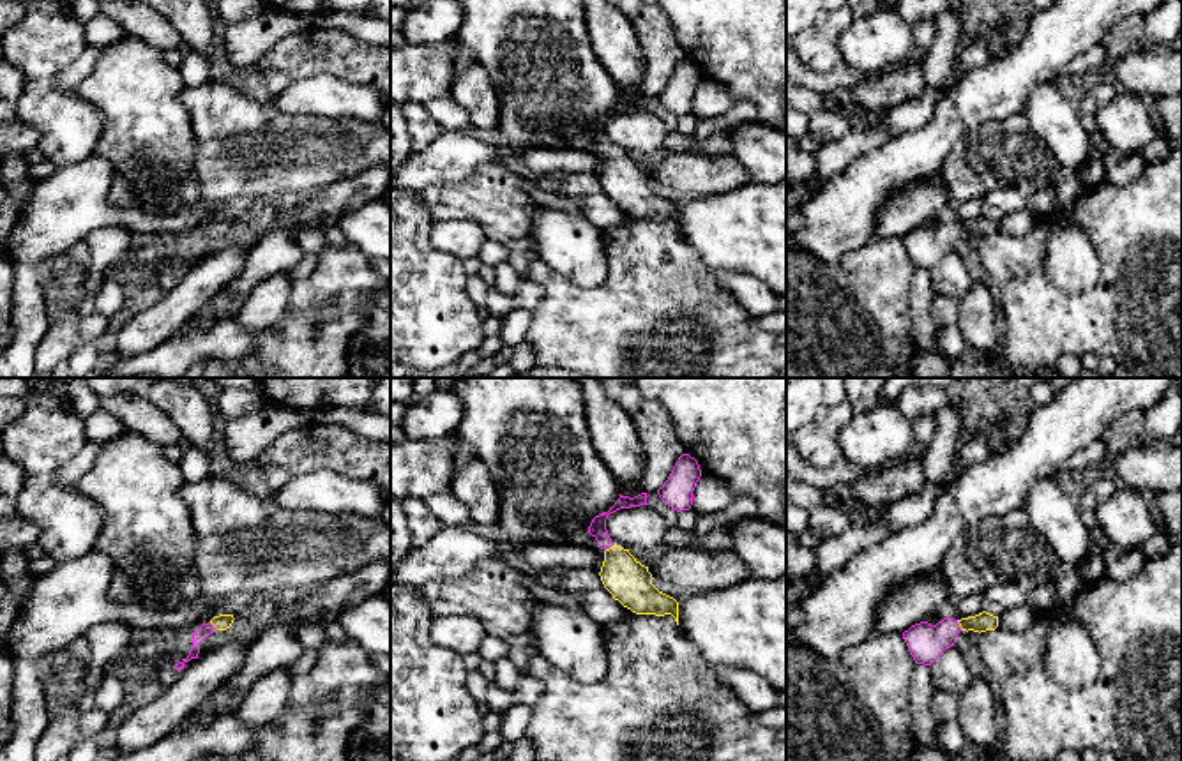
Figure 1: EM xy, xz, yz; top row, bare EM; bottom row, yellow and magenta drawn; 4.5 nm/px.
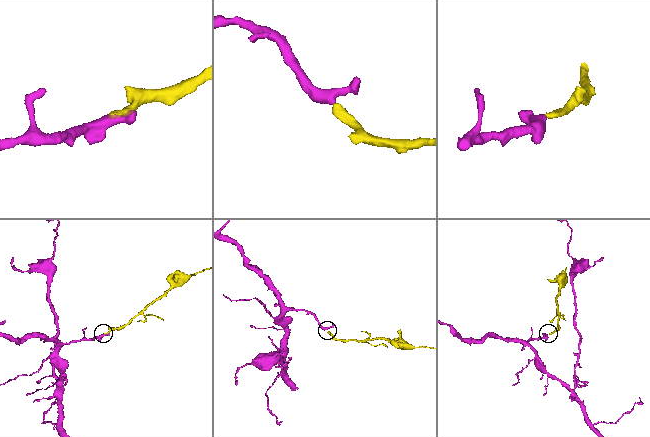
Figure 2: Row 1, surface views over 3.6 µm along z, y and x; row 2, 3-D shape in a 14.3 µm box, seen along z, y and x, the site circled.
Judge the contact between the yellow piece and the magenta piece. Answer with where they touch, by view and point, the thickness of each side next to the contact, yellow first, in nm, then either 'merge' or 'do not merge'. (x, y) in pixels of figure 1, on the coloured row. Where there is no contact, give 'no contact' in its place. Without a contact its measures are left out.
yz (960, 625) | 90/170 nm | merge

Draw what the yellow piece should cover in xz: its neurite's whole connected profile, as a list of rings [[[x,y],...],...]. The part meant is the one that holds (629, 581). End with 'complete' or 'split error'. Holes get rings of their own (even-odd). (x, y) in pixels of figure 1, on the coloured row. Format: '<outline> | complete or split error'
[[[641,493],[634,498],[620,494],[620,498],[608,512],[602,512],[592,519],[588,533],[597,540],[597,547],[604,551],[604,561],[599,576],[604,588],[624,607],[636,614],[671,614],[678,625],[678,602],[673,597],[659,591],[652,584],[654,577],[648,572],[648,567],[641,565],[629,553],[629,549],[615,546],[606,530],[606,519],[610,514],[620,509],[640,505],[648,505],[647,493]]] | split error

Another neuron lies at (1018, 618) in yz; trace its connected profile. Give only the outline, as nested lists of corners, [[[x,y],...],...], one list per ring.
[[[1028,604],[1012,607],[1012,609],[1004,609],[1004,613],[998,616],[998,627],[1002,630],[1009,632],[1021,632],[1028,629],[1035,620],[1034,611],[1030,609]]]

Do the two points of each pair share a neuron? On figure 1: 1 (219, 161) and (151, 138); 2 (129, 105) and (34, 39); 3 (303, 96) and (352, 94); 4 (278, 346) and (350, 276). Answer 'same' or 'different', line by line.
1: different
2: different
3: same
4: different

